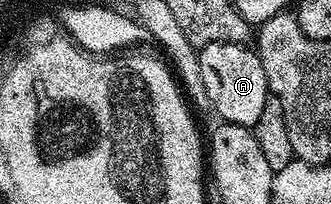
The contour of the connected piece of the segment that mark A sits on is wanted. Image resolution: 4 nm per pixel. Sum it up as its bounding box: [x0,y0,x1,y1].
[198,43,270,125]

